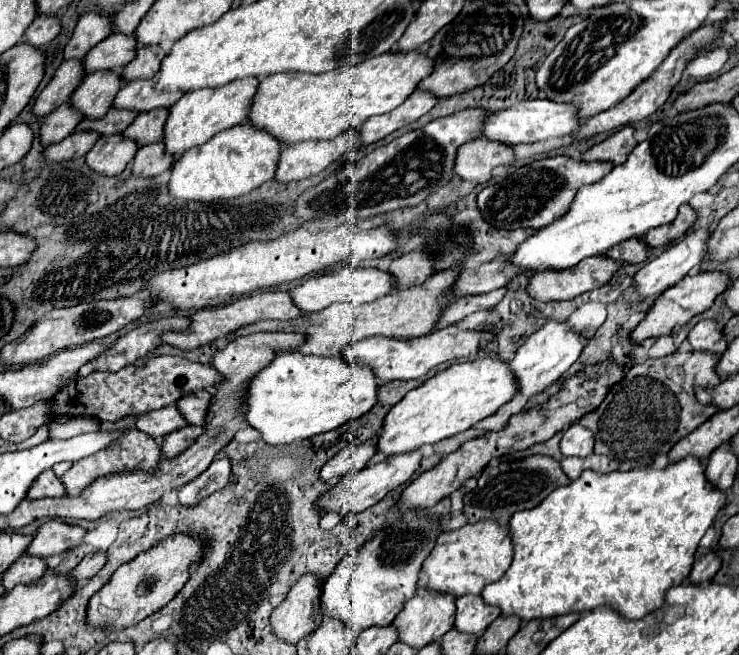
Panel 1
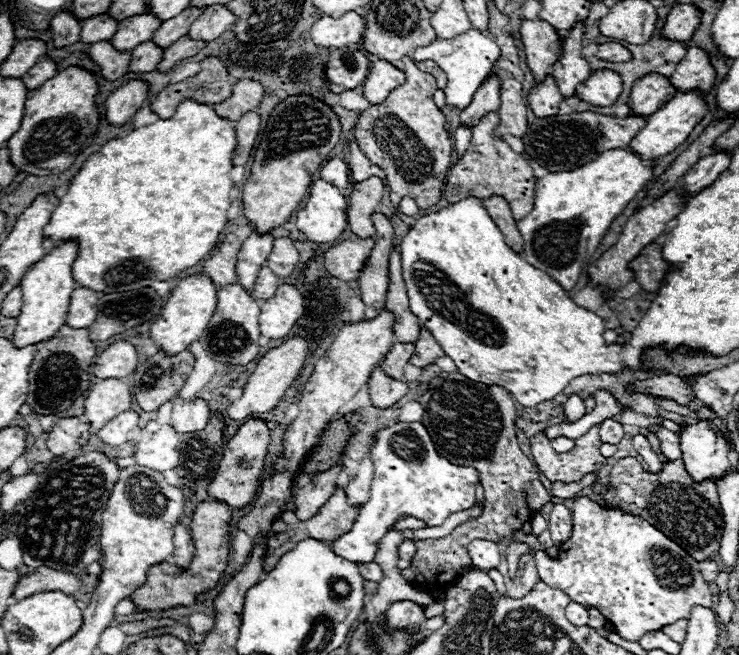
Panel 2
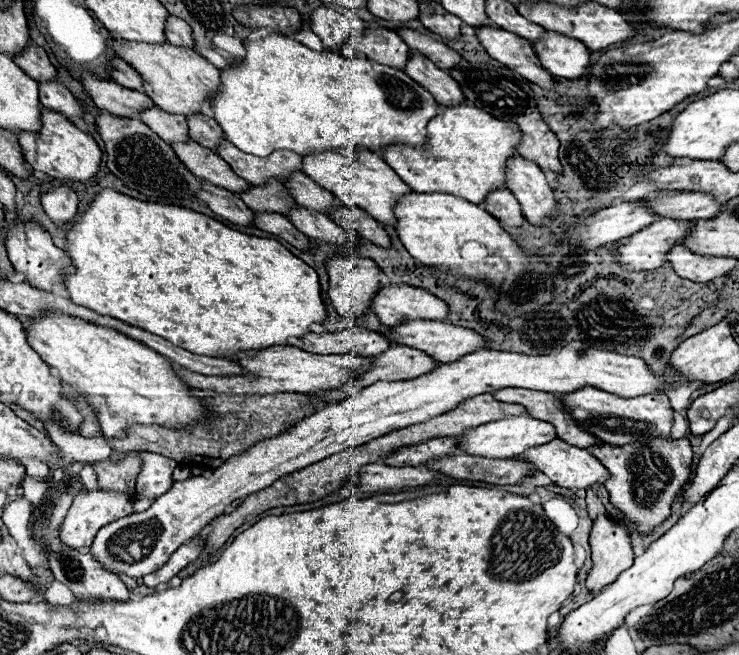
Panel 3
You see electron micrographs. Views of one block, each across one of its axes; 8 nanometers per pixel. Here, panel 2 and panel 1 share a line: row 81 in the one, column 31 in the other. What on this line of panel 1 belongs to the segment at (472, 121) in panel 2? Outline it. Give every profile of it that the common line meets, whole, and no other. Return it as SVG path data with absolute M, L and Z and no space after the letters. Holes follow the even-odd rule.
M50 470L44 472L32 486L28 492L28 498L48 498L48 496L66 496L66 488L60 482L60 478Z

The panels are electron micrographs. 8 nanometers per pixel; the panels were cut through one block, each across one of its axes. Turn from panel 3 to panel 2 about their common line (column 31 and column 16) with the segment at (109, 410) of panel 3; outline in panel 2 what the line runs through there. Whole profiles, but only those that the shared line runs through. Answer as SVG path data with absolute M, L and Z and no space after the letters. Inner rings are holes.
M62 242L54 246L40 262L36 262L22 278L22 312L18 316L18 326L14 330L14 344L24 348L28 344L46 342L54 336L54 332L64 326L64 318L68 314L68 302L72 290L76 288L76 280L72 278L72 262L76 260L78 246L76 242Z

